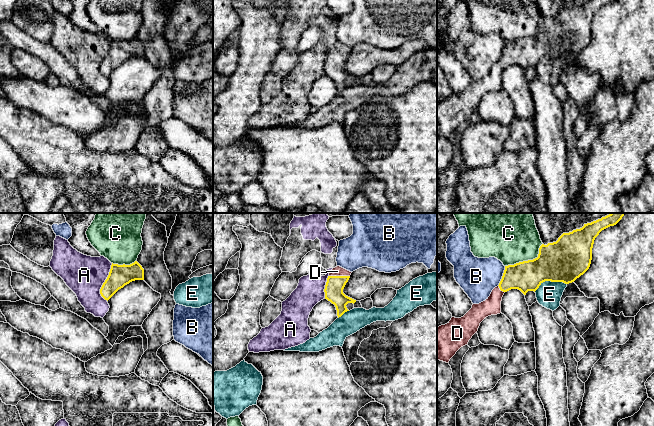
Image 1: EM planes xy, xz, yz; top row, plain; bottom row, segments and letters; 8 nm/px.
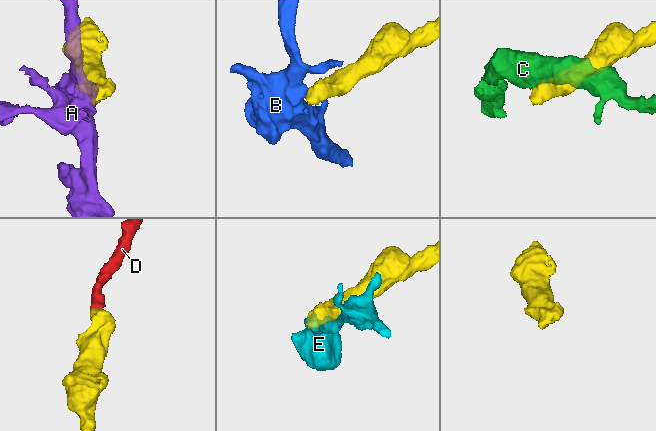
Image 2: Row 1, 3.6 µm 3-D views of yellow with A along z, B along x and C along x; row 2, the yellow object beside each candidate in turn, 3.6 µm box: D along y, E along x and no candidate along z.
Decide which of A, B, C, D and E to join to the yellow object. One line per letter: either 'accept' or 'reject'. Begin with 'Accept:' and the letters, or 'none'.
Accept: D
A: reject
B: reject
C: reject
D: accept
E: reject

